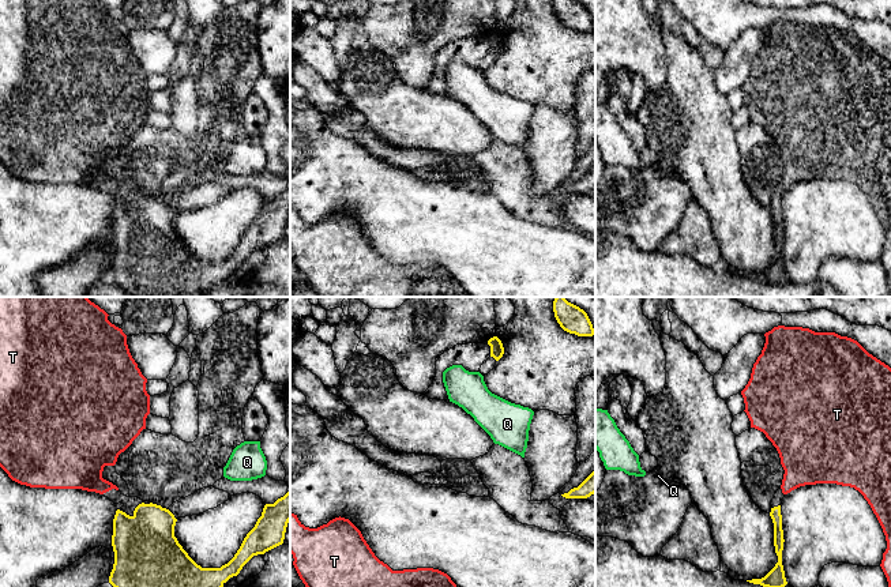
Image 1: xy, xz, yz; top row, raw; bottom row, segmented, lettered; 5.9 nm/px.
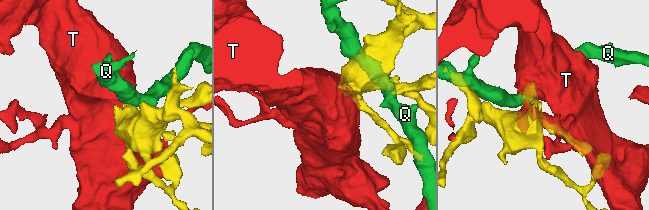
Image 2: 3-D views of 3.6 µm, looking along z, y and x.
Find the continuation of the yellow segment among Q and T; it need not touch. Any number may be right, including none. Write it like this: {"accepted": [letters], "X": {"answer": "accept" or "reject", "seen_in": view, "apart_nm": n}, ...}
{"accepted": ["T"], "Q": {"answer": "reject", "seen_in": "xz", "apart_nm": 120}, "T": {"answer": "accept", "seen_in": "yz", "apart_nm": 80}}

